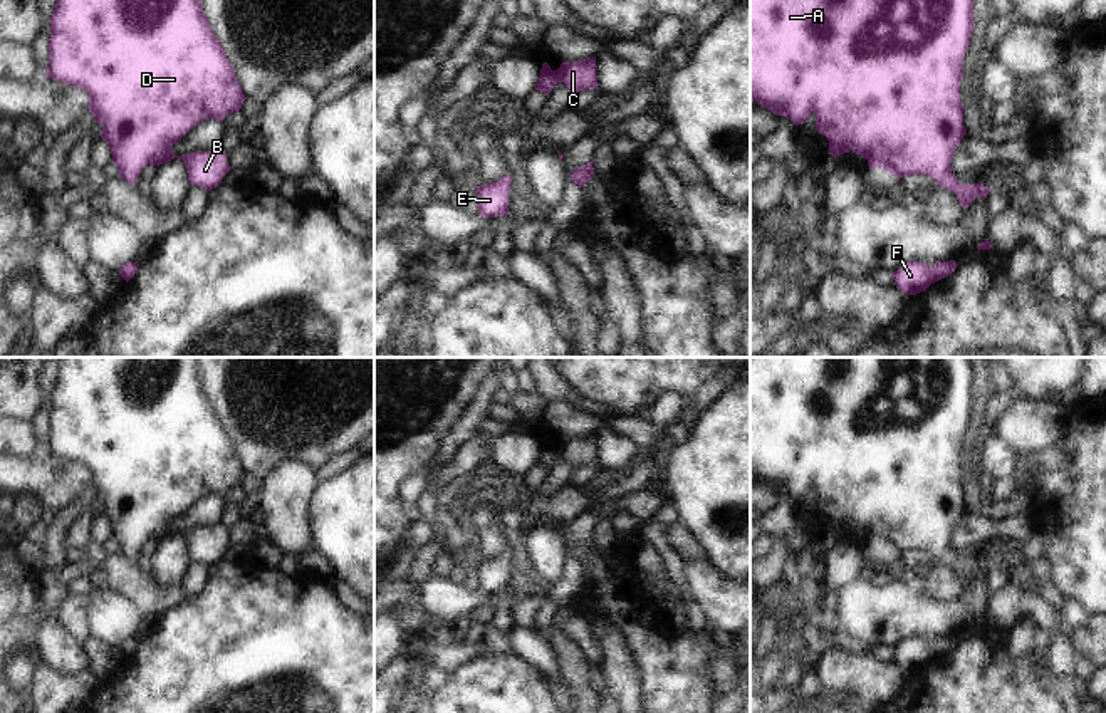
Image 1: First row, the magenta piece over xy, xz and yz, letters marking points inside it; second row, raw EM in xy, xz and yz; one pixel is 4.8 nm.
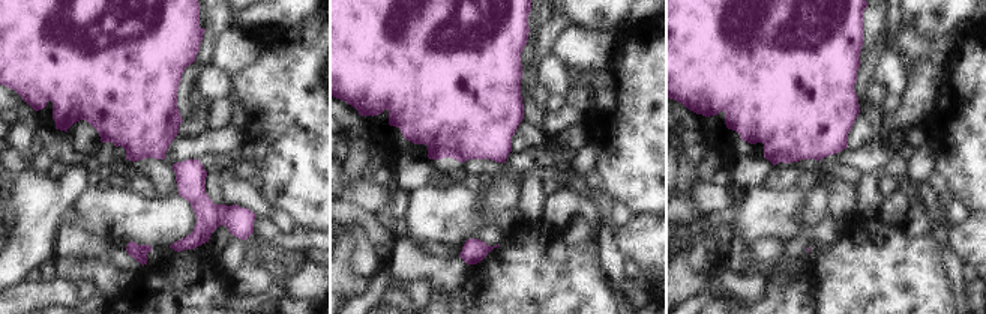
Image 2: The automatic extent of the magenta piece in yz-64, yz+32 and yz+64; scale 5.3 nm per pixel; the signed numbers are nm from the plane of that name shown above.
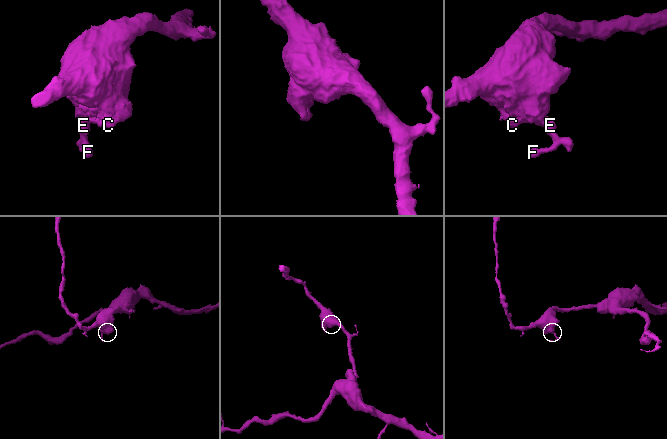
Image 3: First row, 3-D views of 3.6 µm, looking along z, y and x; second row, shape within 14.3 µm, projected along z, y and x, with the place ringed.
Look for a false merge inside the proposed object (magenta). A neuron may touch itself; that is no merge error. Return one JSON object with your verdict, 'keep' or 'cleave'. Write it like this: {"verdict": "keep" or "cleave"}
{"verdict": "keep"}

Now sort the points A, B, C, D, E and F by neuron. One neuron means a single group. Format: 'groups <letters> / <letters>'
groups A B C D E F

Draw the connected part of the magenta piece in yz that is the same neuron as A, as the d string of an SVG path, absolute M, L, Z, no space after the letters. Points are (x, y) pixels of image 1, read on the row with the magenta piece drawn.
M750 0L750 97L760 107L767 107L774 114L790 119L796 126L802 124L814 111L816 131L827 138L831 156L837 158L853 151L868 161L869 169L883 168L896 178L926 174L943 188L953 191L965 211L975 198L987 198L990 193L982 183L960 183L950 168L953 153L967 134L960 82L963 59L973 32L972 12L973 0Z

